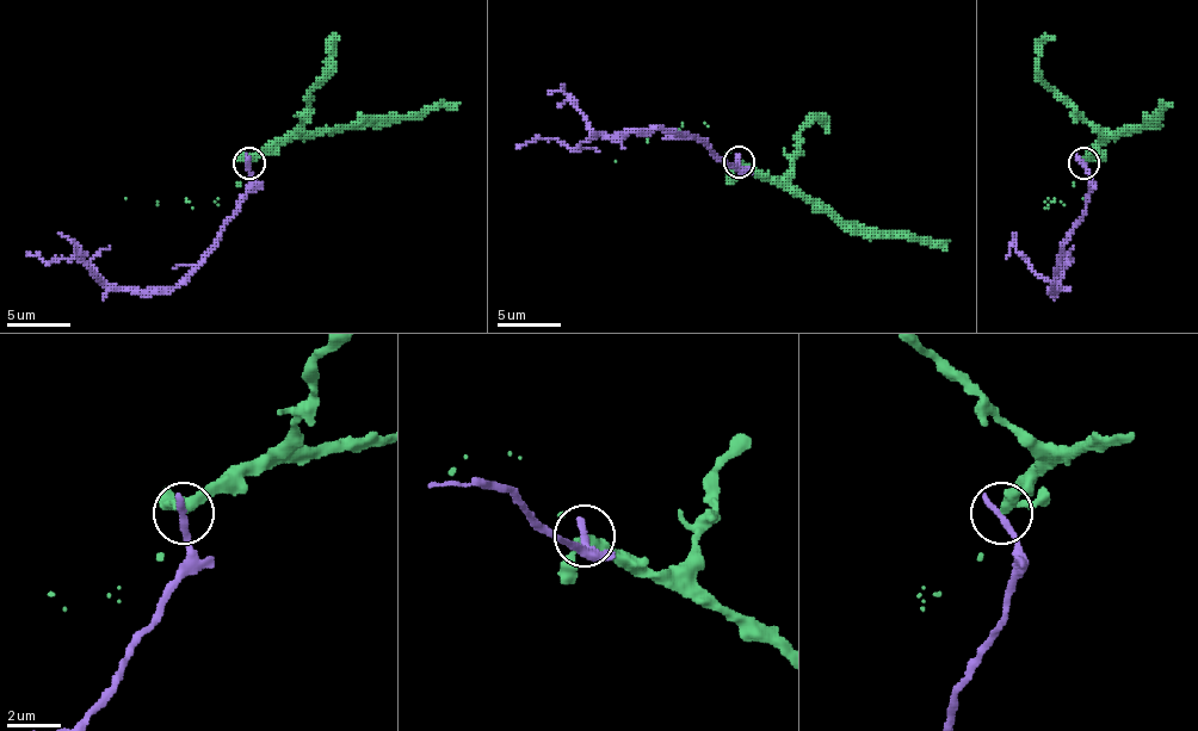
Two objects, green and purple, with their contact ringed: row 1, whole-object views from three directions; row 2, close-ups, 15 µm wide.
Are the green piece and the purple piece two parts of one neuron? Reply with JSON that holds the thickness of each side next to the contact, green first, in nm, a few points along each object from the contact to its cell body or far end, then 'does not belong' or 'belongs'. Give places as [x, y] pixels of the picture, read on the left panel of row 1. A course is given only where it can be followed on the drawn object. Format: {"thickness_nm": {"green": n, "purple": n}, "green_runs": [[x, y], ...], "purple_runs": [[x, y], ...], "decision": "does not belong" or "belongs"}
{"thickness_nm": {"green": 320, "purple": 300}, "green_runs": [[249, 163], [294, 138], [354, 122], [415, 116], [456, 103]], "purple_runs": [[249, 163], [249, 192], [240, 211], [215, 246], [173, 287], [110, 287], [84, 262], [43, 262], [26, 253]], "decision": "does not belong"}

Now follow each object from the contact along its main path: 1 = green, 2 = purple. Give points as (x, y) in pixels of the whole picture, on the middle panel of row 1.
1: (740, 161), (784, 186), (800, 190), (845, 222), (905, 231), (946, 251)
2: (740, 161), (730, 165), (704, 142), (664, 129), (599, 136), (574, 148), (555, 138), (517, 148)

